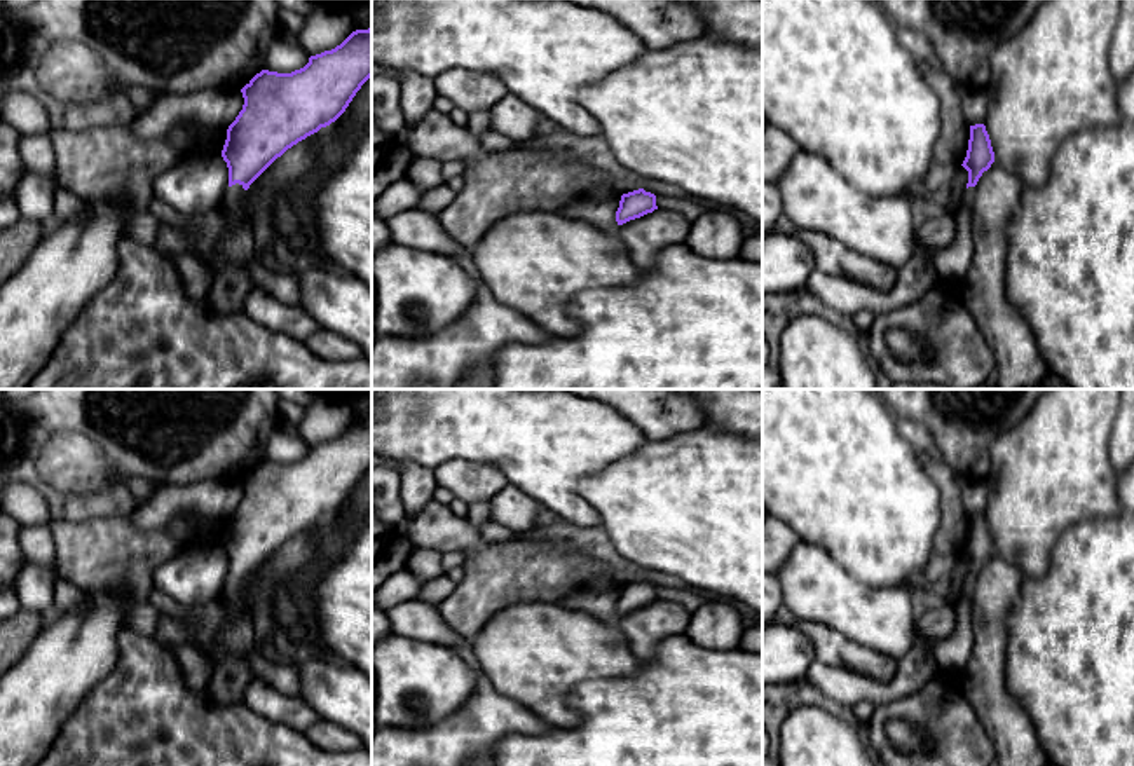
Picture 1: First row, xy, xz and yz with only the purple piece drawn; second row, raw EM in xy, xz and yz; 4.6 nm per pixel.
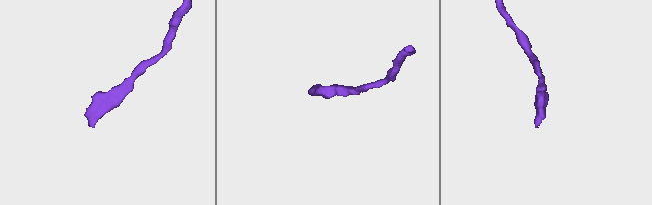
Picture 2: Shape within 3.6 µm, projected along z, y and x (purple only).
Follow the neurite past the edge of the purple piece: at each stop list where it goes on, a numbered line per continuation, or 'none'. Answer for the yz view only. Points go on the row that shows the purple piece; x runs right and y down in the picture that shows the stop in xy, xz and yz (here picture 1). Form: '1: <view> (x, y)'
1: yz (953, 262)

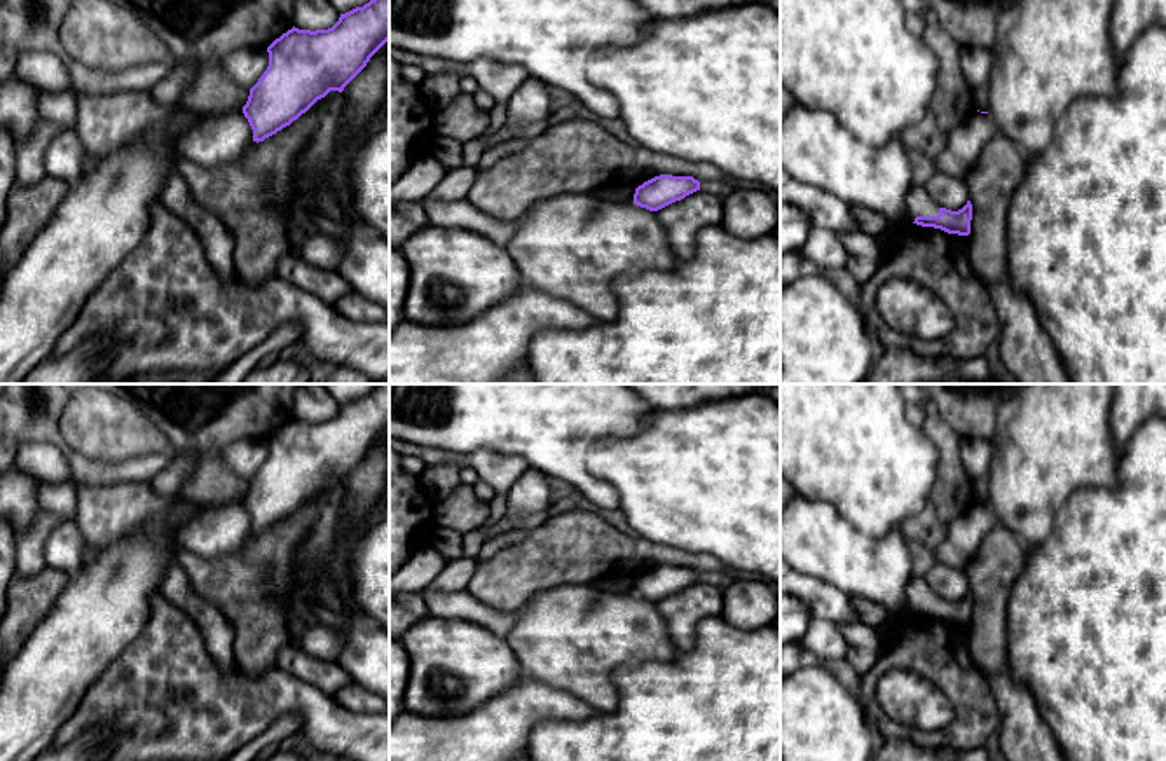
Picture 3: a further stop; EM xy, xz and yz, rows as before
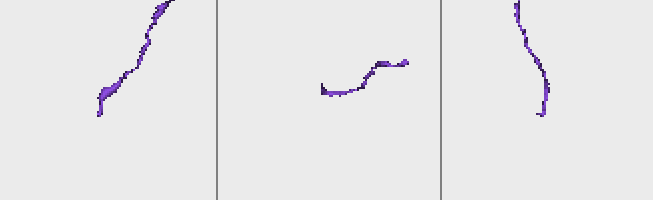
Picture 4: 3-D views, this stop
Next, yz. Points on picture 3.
1: yz (919, 203)

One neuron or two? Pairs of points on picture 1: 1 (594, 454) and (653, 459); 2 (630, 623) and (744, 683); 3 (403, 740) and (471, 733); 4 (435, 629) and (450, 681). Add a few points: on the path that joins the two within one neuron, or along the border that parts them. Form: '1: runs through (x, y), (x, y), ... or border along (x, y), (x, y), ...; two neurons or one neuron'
1: border along (648, 440), (634, 452), (588, 477); two neurons
2: border along (683, 634), (665, 637), (656, 651), (641, 662); two neurons
3: runs through (421, 740), (454, 740); one neuron
4: border along (398, 634), (447, 646); two neurons

